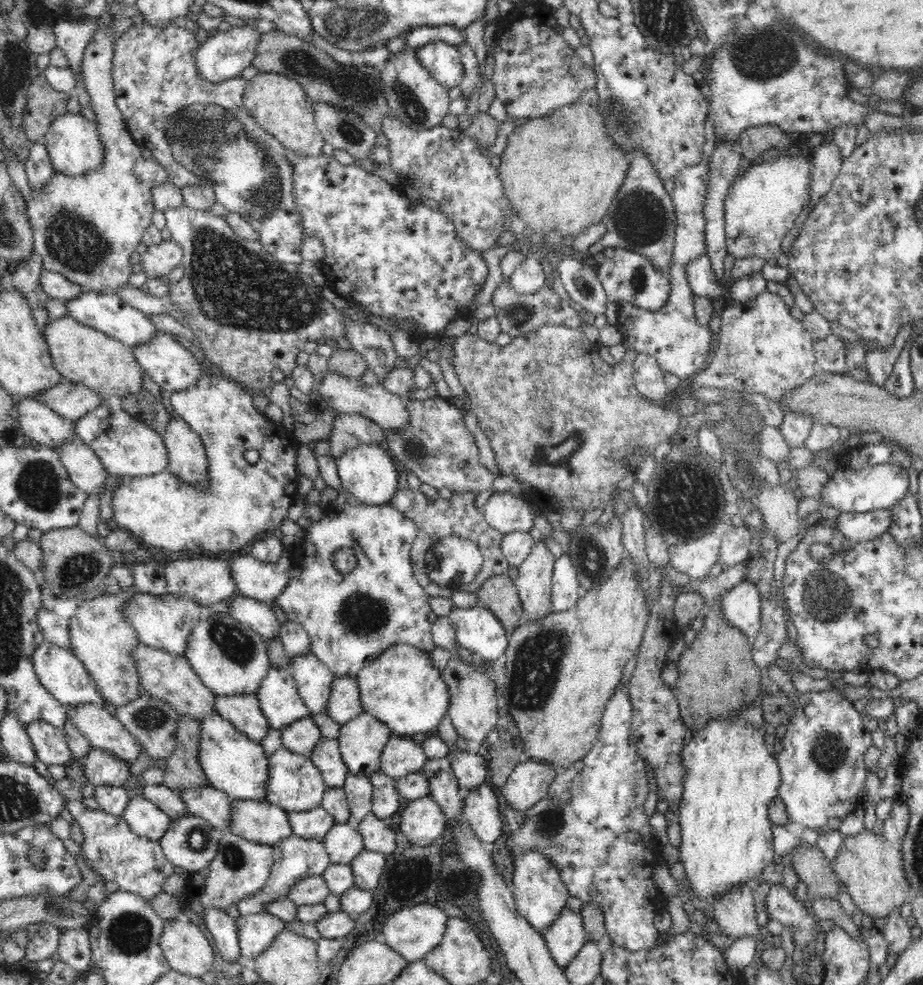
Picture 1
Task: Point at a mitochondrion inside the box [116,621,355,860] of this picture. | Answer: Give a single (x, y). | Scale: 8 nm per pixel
(150, 717)

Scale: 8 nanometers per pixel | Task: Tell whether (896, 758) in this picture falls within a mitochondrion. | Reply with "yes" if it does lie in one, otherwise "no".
no

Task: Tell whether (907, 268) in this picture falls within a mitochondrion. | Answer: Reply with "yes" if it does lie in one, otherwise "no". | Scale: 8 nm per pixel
no

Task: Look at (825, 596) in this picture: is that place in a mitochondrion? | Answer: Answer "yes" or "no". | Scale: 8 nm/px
yes

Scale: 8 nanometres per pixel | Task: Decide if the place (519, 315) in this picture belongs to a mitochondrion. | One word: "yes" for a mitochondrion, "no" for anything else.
yes

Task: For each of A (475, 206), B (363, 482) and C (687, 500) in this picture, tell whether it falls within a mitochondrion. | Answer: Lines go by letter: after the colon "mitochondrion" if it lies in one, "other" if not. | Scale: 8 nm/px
A: mitochondrion
B: other
C: mitochondrion

